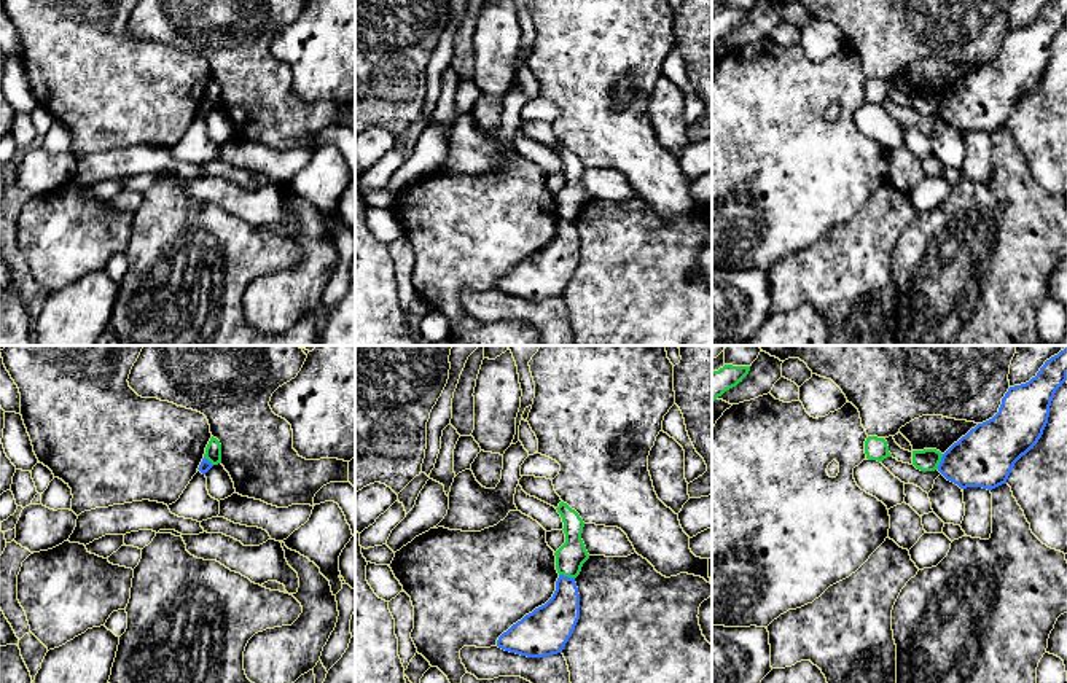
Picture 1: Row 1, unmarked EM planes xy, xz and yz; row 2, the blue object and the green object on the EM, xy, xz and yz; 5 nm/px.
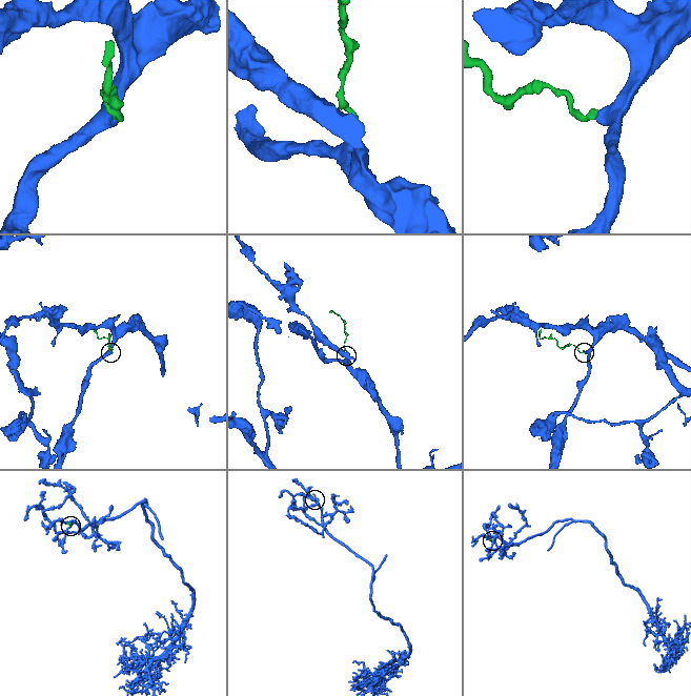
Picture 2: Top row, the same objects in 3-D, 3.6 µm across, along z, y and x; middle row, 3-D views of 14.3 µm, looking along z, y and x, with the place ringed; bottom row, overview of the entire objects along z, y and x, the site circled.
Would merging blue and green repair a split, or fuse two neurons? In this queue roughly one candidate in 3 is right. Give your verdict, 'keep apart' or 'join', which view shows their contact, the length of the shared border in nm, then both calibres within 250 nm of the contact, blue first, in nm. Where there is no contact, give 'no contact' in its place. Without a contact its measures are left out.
keep apart; contact in xz; length 80 nm; calibres 220 and 150 nm

